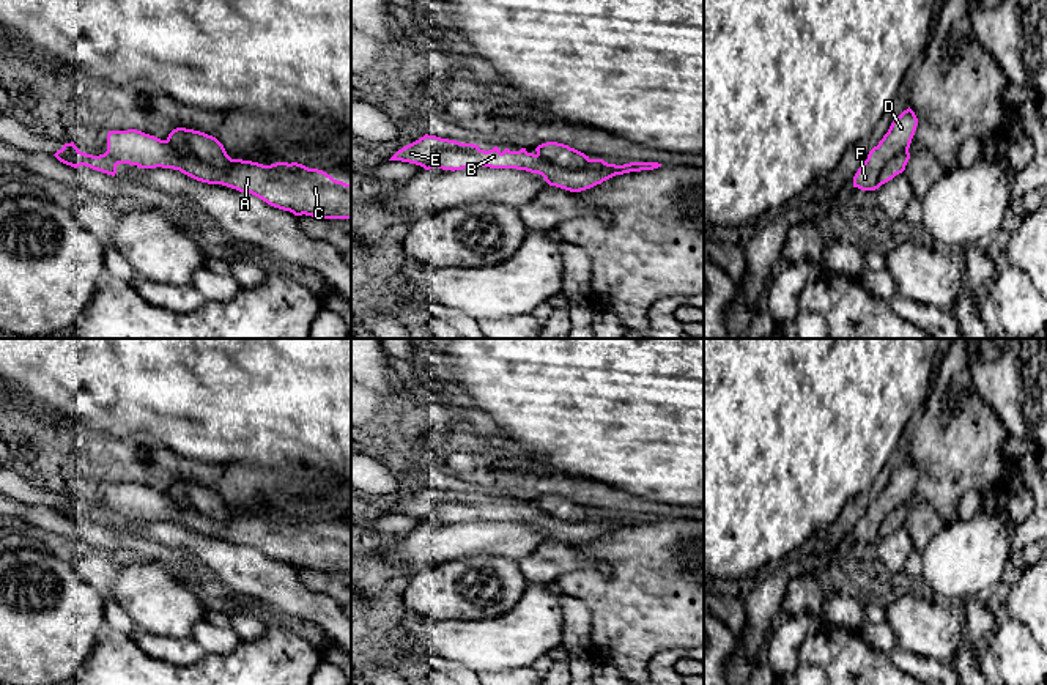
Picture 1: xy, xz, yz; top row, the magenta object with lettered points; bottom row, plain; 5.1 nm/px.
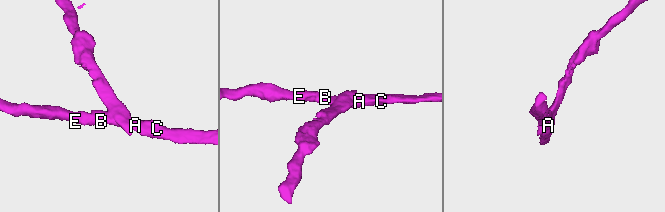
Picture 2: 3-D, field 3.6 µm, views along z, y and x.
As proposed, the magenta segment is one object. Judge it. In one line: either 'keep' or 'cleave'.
cleave

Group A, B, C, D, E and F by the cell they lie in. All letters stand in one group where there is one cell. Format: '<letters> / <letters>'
A B C E / D F

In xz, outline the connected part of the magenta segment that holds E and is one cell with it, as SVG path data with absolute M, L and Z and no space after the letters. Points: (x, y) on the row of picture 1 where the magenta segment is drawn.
M428 134L398 150L389 161L416 164L425 170L433 167L452 172L469 167L526 170L542 175L549 186L570 192L590 189L616 175L661 167L658 162L630 162L616 165L608 164L603 159L590 159L586 167L572 170L542 159L534 153L527 153L526 148L521 148L520 151L505 148L501 153L499 148L494 146L493 150L485 151L474 143L461 143Z

